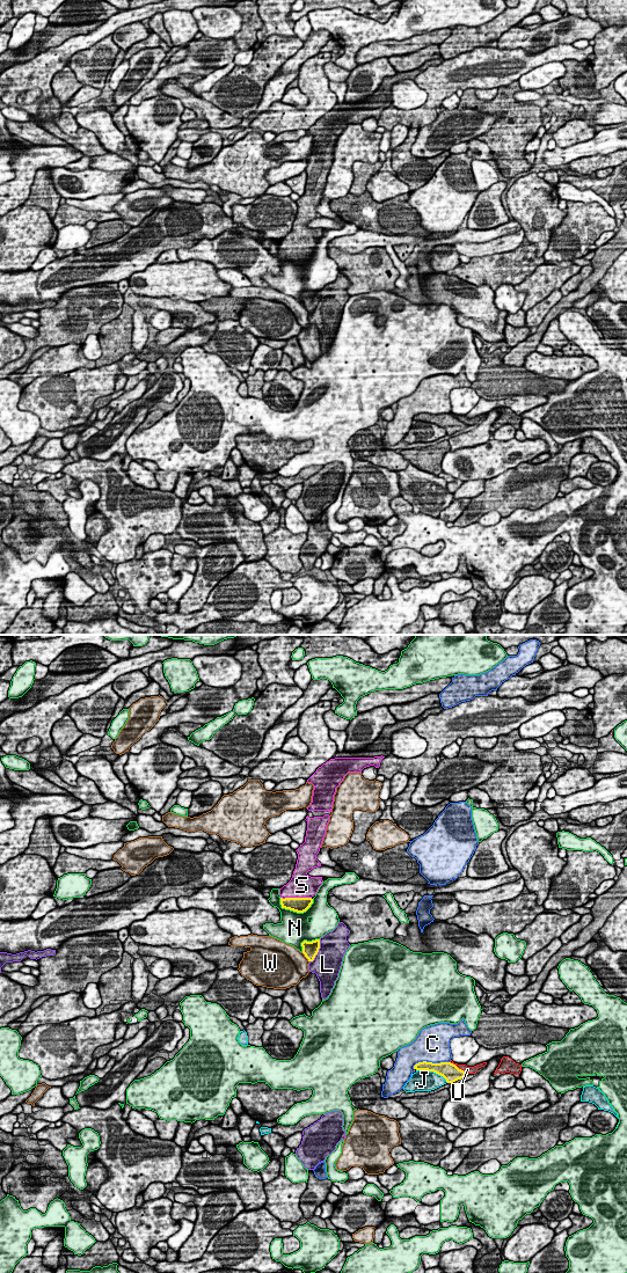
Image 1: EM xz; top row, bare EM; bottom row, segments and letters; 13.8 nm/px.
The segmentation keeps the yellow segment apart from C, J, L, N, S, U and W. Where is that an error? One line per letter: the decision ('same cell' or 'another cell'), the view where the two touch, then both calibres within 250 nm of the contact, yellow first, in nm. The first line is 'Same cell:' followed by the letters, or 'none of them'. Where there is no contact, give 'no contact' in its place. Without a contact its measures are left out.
Same cell: S
C: another cell | xz | 220/480 nm
J: another cell | xz | 240/280 nm
L: another cell | xz | 220/380 nm
N: another cell | xz | 220/420 nm
S: same cell | xz | 220/340 nm
U: another cell | xz | 240/100 nm
W: another cell | xz | 220/480 nm

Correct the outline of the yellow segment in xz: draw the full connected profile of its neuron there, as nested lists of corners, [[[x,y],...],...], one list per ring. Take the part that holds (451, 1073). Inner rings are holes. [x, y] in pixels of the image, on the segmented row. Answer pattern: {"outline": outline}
{"outline": [[[423,1061],[416,1063],[414,1066],[414,1069],[433,1071],[443,1076],[447,1083],[453,1083],[467,1076],[467,1073],[459,1069],[455,1065],[451,1062],[432,1063],[432,1062]]]}

